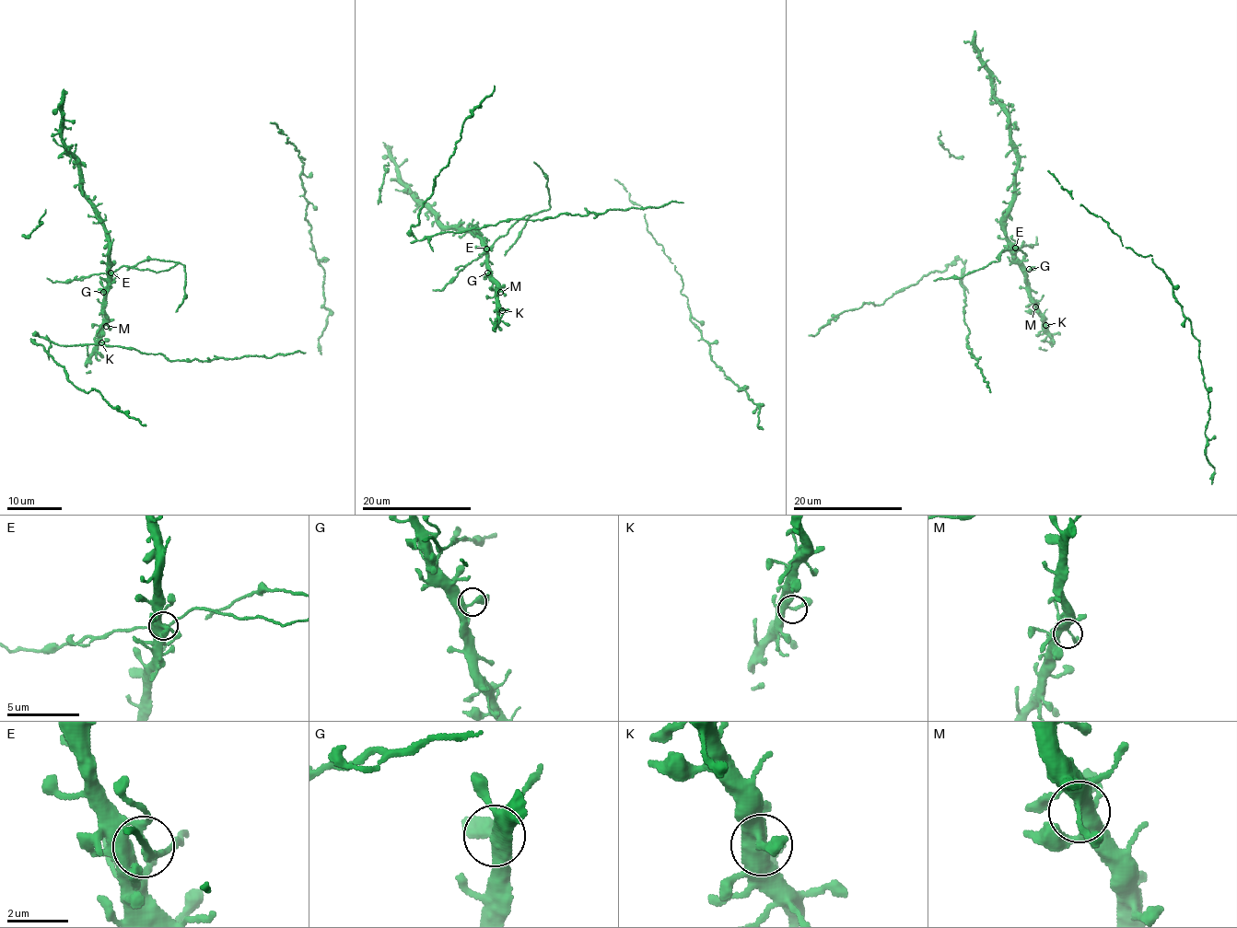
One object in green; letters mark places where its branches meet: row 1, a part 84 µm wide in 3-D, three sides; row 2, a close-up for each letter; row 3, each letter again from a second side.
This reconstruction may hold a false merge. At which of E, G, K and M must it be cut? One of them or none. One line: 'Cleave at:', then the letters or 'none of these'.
Cleave at: E

